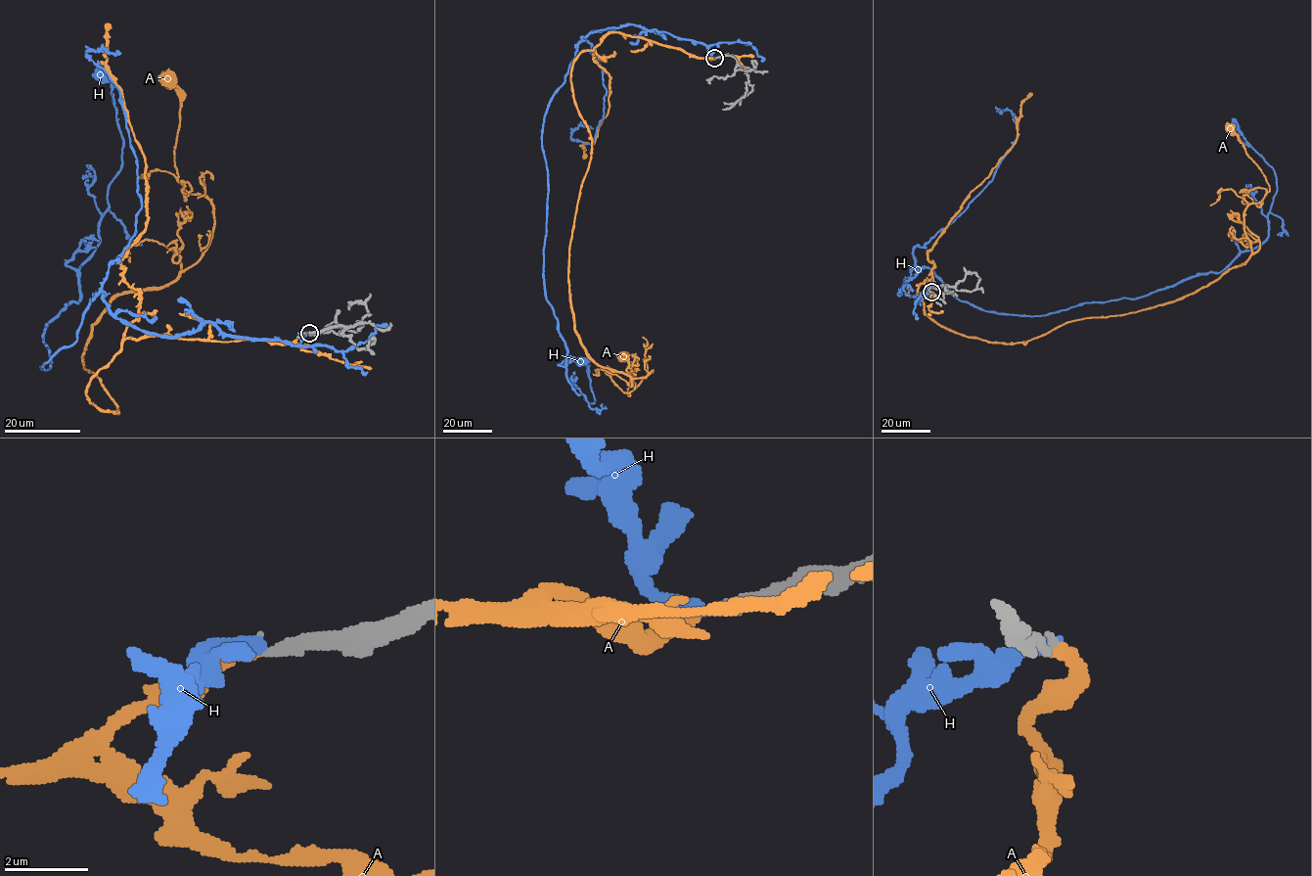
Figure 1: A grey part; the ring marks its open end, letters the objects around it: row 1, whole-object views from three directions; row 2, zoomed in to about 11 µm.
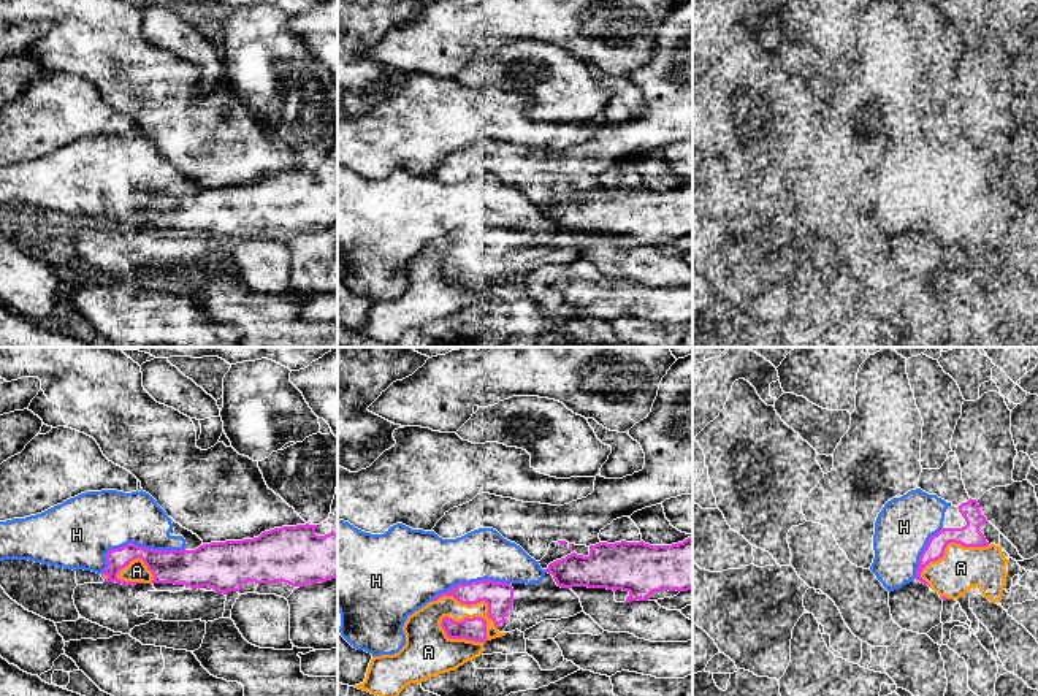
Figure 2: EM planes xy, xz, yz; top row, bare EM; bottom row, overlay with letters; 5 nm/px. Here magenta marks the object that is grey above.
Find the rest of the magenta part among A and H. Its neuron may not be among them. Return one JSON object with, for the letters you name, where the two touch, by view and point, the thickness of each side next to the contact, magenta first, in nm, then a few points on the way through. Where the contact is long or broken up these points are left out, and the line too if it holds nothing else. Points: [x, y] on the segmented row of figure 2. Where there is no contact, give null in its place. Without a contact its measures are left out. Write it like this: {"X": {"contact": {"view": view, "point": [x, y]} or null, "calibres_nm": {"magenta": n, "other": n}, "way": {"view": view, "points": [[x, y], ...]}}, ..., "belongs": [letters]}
{"A": {"contact": {"view": "xz", "point": [473, 603]}, "calibres_nm": {"magenta": 110, "other": 140}}, "belongs": ["A"]}

